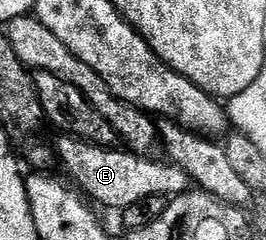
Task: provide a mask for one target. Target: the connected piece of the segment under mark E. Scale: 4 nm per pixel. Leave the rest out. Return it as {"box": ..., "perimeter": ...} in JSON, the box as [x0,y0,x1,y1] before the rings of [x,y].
{"box":[55,135,190,211],"perimeter":[[[72,135],[58,138],[55,144],[56,160],[69,172],[68,180],[98,206],[106,205],[109,209],[120,211],[131,207],[131,203],[139,203],[139,199],[147,199],[147,195],[172,199],[190,192],[189,176],[177,165],[164,160],[152,161],[152,156],[126,151],[121,147],[106,147],[93,139]]]}

